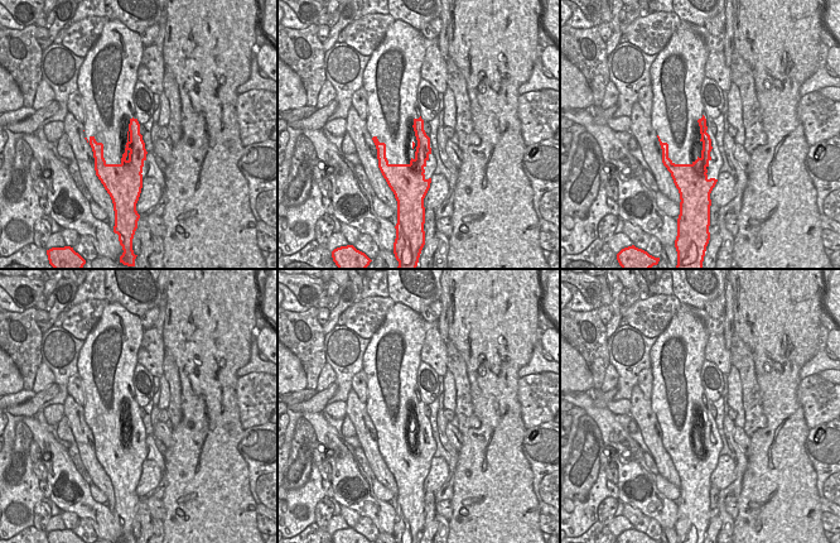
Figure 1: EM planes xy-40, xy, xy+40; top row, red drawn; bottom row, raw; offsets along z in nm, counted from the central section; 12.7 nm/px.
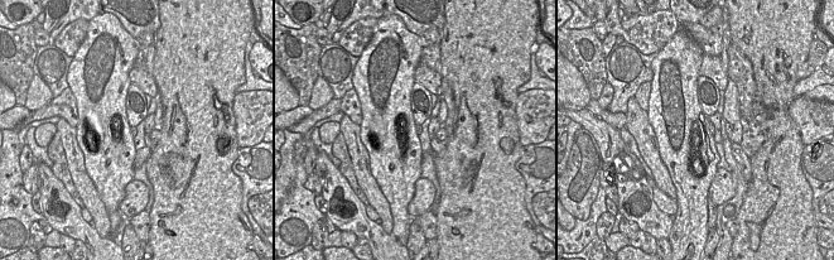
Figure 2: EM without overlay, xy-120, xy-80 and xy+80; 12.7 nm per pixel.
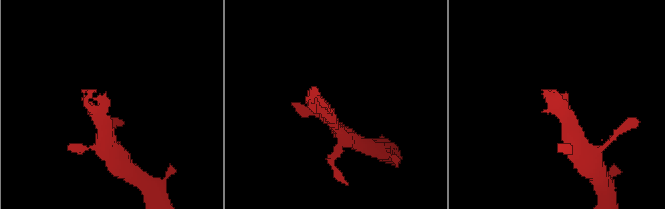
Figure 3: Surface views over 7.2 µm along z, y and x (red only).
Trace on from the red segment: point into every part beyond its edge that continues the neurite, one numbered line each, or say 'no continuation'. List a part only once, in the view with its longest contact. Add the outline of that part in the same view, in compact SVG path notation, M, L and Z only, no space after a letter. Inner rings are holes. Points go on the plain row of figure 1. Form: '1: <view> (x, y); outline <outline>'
1: xy+40 (676, 356); outline M681 304L665 331L650 350L652 370L651 409L662 426L668 427L668 441L675 447L692 447L701 441L703 424L697 403L706 402L711 422L708 462L719 460L723 441L710 402L704 395L700 371L709 332L695 314L695 308Z

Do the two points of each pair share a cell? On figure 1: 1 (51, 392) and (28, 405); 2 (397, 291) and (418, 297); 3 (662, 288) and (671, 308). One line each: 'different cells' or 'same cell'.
1: same cell
2: same cell
3: different cells

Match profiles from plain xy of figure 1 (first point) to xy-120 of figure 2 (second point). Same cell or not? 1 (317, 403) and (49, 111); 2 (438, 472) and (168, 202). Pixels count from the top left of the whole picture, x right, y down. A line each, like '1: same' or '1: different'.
1: same
2: different

